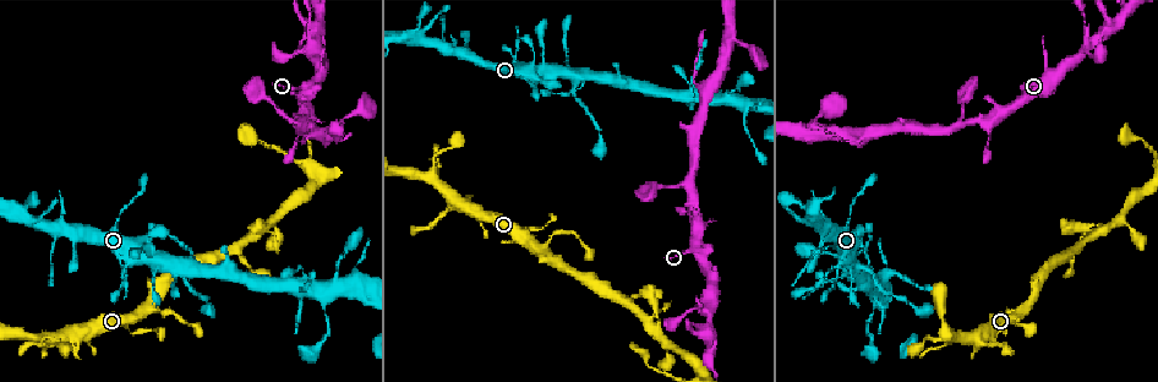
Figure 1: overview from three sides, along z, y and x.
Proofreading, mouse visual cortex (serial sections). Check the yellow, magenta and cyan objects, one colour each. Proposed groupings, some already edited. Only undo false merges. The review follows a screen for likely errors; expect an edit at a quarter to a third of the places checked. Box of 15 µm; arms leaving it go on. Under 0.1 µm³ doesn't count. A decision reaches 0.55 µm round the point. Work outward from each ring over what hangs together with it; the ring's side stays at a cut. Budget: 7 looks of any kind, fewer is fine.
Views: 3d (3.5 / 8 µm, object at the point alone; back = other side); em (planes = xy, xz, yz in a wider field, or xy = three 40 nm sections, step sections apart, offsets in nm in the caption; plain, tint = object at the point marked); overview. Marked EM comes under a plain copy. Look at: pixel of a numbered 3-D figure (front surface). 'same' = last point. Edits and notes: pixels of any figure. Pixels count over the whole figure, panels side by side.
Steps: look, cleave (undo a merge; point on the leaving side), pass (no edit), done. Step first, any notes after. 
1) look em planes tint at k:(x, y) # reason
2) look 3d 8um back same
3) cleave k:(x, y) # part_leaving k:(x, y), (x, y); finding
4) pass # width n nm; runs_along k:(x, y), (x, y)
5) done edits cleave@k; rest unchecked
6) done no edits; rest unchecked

look 3d 3.5um at 1:(572, 76) # two arms in line, one across

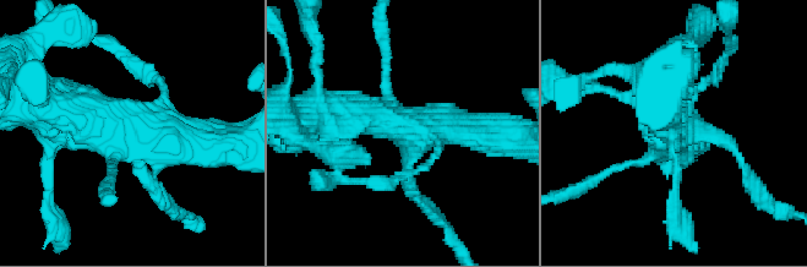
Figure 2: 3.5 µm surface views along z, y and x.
look em xy step 5 tint at 2:(406, 125)

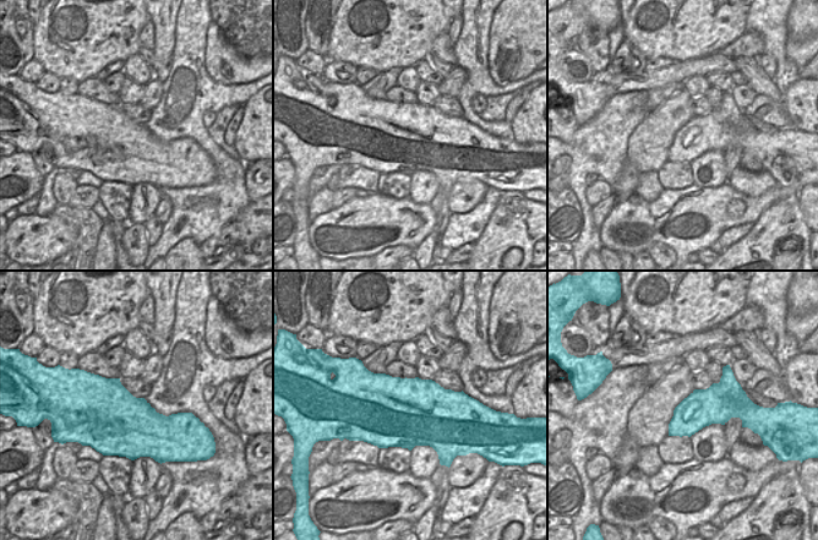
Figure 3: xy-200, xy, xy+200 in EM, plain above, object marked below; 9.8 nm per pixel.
pass # runs_along 2:(59, 110), (112, 129), (213, 145); continuous, no second cell

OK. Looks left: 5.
look 3d 3.5um at 1:(312, 290) # two arms in line, one across

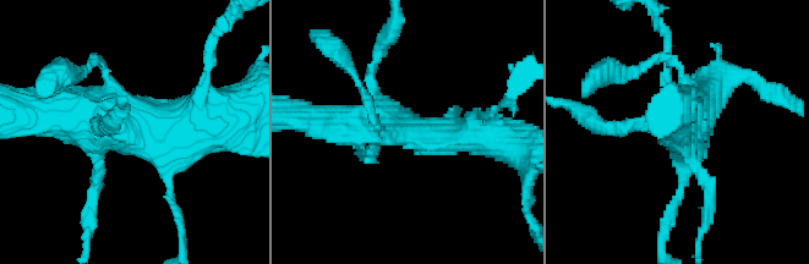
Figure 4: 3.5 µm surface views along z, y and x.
look em xy step 1 tint at 4:(131, 125) # shape alone is not enough

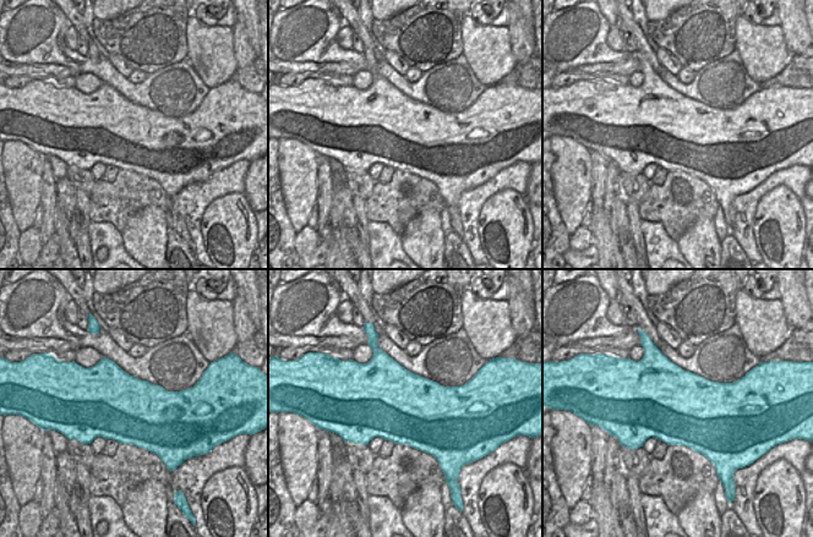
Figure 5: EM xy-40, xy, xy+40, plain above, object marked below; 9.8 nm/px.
pass # runs_along 4:(324, 121), (486, 135); one cell here

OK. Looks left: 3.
look 3d 8um back at 1:(1024, 311) # thin arm on a thick one

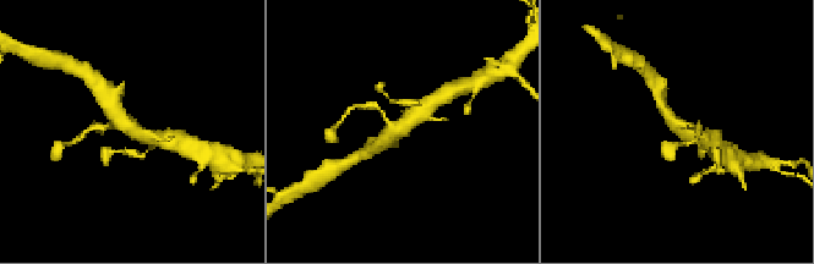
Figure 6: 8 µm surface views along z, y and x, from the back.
look 3d 3.5um at 6:(675, 123) # zoom in

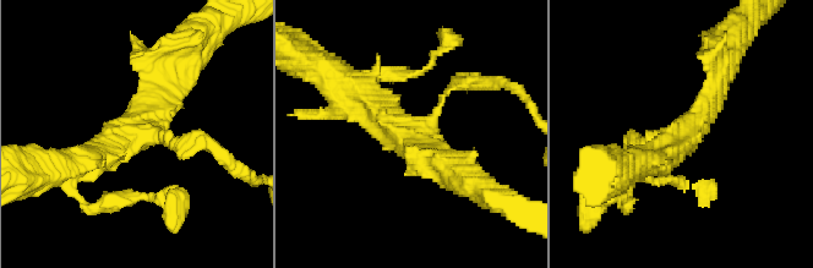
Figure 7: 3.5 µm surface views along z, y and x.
look em planes tint at 7:(686, 133) # arms 3; arm_widths 150, 300, 400 nm; shape alone is not enough

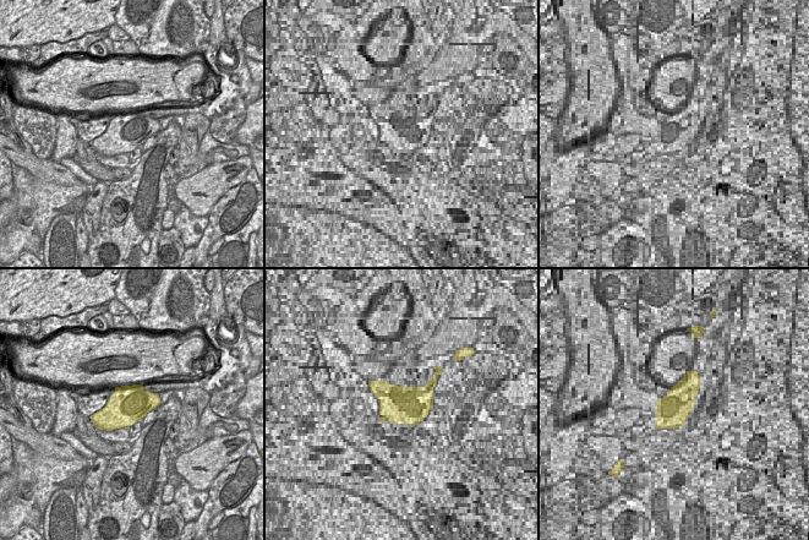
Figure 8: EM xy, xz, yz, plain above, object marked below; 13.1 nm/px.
pass # runs_along 7:(76, 164), (152, 115), (167, 70); all the same cell

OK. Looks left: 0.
done no edits; rest unchecked

